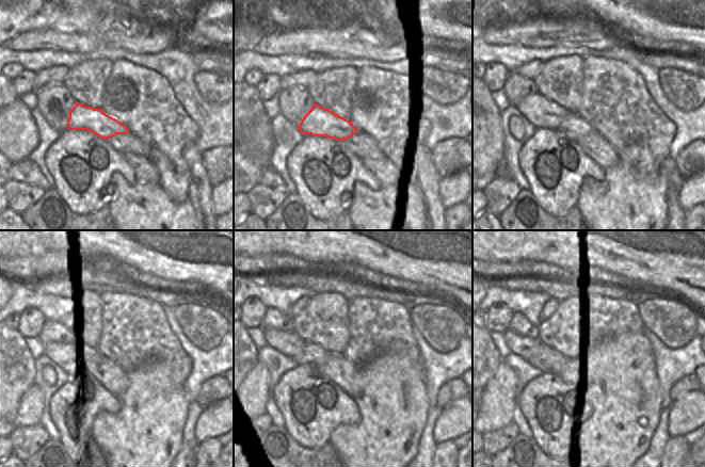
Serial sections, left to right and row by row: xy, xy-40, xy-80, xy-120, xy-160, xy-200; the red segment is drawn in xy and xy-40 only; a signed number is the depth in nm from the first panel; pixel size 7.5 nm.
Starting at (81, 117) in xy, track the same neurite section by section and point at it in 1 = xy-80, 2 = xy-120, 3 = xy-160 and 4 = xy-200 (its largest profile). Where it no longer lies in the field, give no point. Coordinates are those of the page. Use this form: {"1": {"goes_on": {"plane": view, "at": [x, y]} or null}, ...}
{"1": {"goes_on": {"plane": "xy-80", "at": [553, 116]}}, "2": {"goes_on": {"plane": "xy-120", "at": [73, 355]}}, "3": {"goes_on": {"plane": "xy-160", "at": [288, 343]}}, "4": {"goes_on": {"plane": "xy-200", "at": [528, 347]}}}

